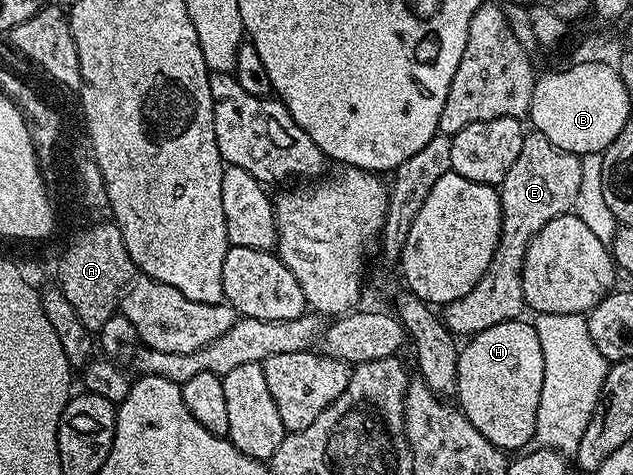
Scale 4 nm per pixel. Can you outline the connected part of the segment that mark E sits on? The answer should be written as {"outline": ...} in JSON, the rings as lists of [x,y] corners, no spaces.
{"outline":[[[537,130],[526,134],[523,149],[519,149],[519,157],[515,157],[515,165],[511,165],[507,177],[503,177],[499,184],[501,232],[491,265],[471,293],[463,293],[463,297],[444,304],[443,322],[454,337],[472,337],[483,329],[491,329],[491,325],[522,318],[526,310],[523,261],[527,257],[527,245],[537,236],[539,229],[547,225],[547,221],[555,221],[555,217],[572,212],[575,197],[579,194],[580,178],[583,177],[581,158],[556,148]]]}

